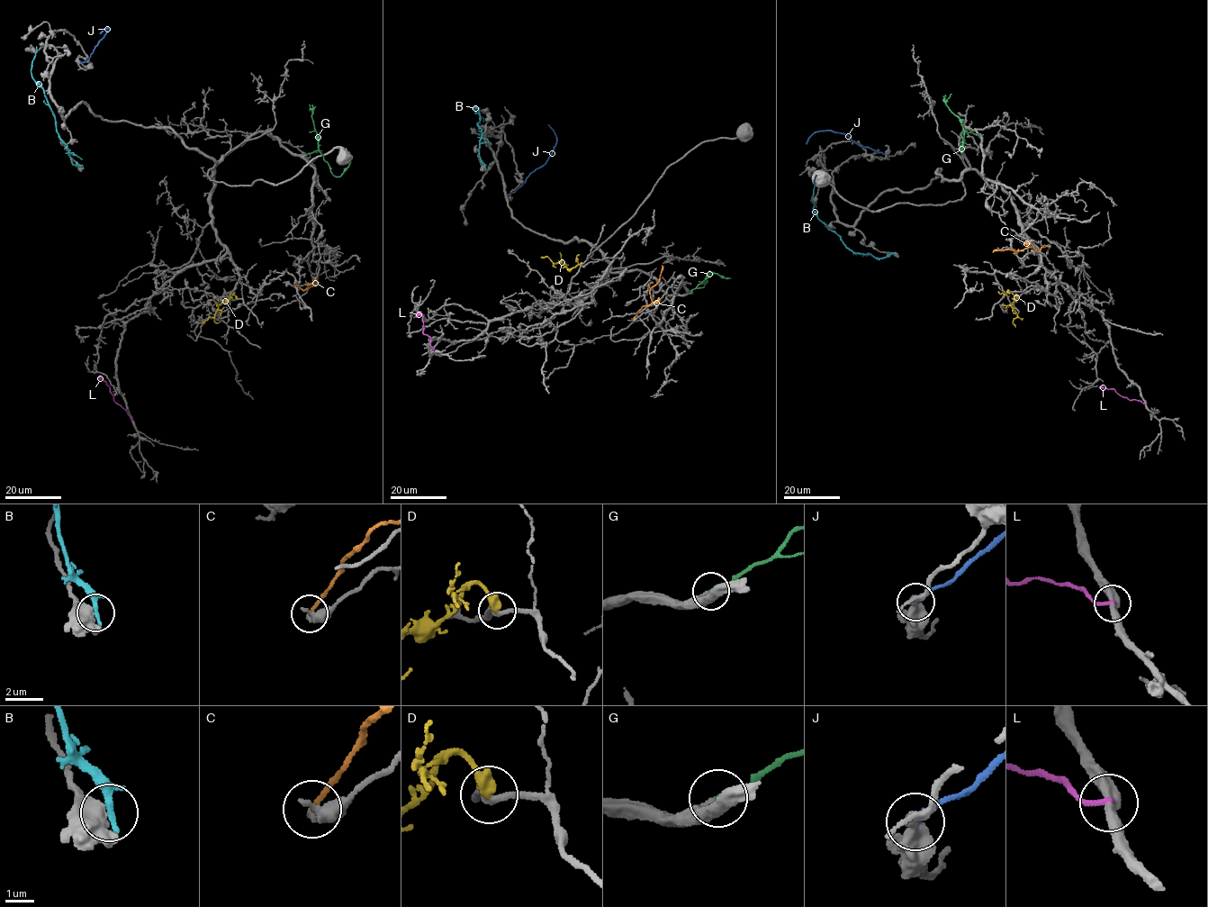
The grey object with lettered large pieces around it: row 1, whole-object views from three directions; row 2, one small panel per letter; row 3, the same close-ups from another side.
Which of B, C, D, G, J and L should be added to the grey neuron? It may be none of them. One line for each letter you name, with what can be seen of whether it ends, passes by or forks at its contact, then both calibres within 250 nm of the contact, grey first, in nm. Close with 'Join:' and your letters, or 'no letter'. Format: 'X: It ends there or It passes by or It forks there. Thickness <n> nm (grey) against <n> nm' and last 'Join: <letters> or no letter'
G: It ends there. Thickness 190 nm (grey) against 170 nm
Join: G

